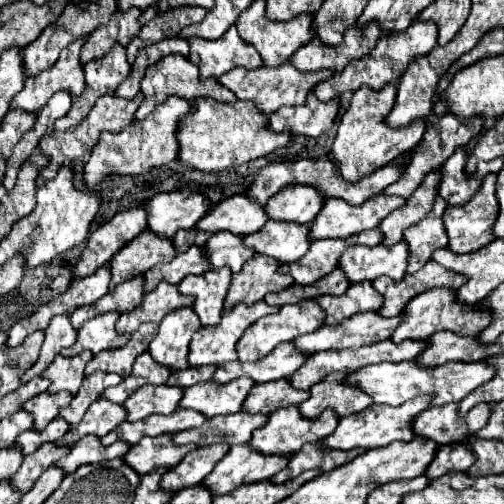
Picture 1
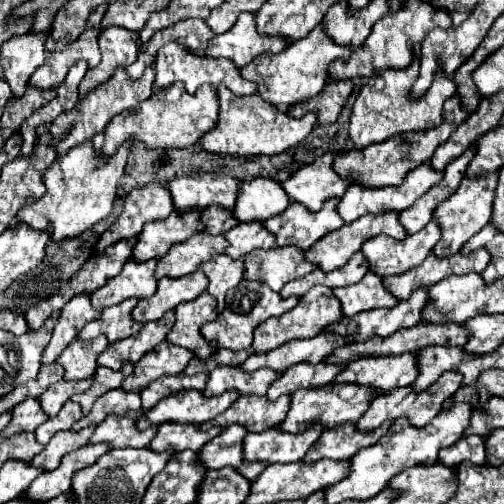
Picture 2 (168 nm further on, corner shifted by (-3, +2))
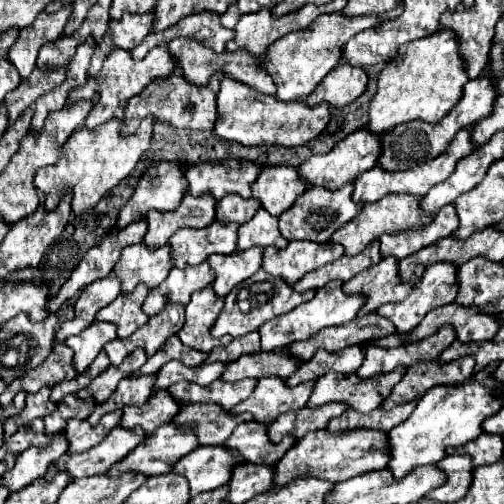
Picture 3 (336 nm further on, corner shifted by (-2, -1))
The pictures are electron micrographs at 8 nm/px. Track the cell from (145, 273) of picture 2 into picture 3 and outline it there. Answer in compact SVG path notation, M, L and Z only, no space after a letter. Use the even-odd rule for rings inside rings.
M140 243L122 251L122 261L116 263L114 275L120 279L122 295L128 295L138 283L146 283L148 289L158 287L168 277L170 269L168 245L152 251L144 243Z

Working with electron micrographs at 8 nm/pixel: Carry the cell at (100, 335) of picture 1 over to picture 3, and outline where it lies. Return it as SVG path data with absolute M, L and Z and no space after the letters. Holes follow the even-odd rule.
M140 283L132 291L132 295L118 295L116 301L98 311L94 321L114 323L118 327L118 337L128 337L148 321L148 317L140 309L146 297L148 297L148 287Z

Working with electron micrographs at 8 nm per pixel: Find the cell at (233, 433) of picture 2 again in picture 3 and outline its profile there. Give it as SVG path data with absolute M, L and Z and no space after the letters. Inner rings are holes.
M240 423L230 439L226 439L224 447L236 451L242 457L242 463L258 463L274 467L278 459L294 445L294 439L284 439L278 445L272 445L266 439L266 427L260 423Z

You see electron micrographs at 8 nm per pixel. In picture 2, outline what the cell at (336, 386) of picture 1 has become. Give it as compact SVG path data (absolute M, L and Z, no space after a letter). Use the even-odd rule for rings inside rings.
M415 354L403 356L363 356L351 362L335 380L335 384L369 384L375 390L389 392L397 386L415 382Z

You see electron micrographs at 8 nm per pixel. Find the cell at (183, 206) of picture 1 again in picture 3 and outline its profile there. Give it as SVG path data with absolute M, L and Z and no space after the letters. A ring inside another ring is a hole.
M228 159L222 163L200 163L198 167L186 169L184 177L188 181L188 193L198 197L204 193L214 195L220 201L224 195L240 195L242 199L250 197L250 185L258 177L260 167L256 163Z

